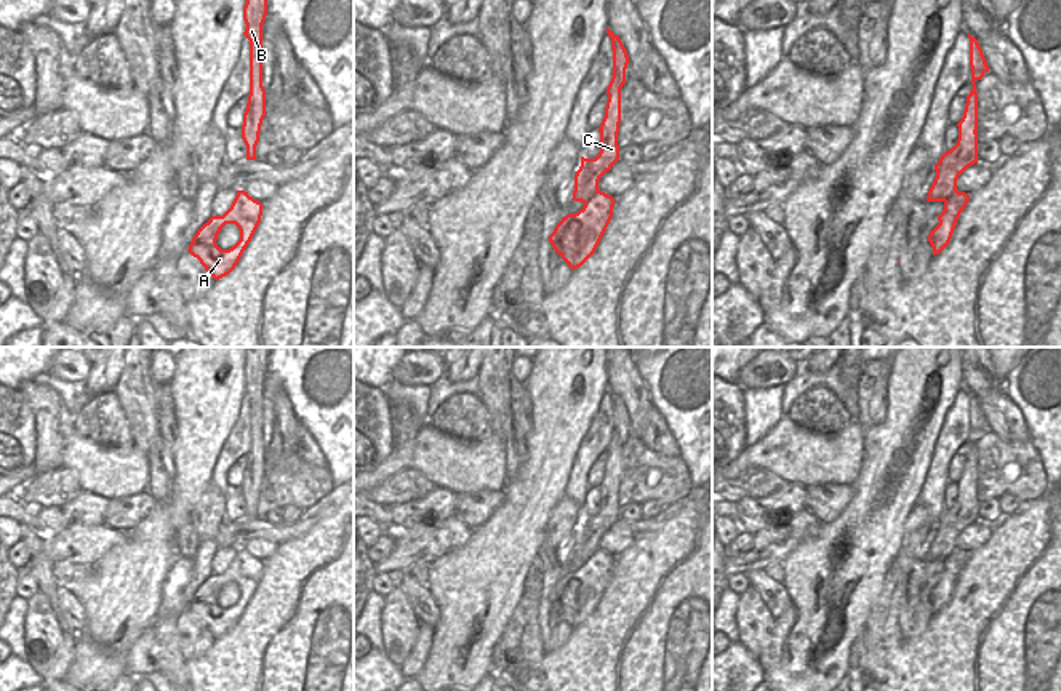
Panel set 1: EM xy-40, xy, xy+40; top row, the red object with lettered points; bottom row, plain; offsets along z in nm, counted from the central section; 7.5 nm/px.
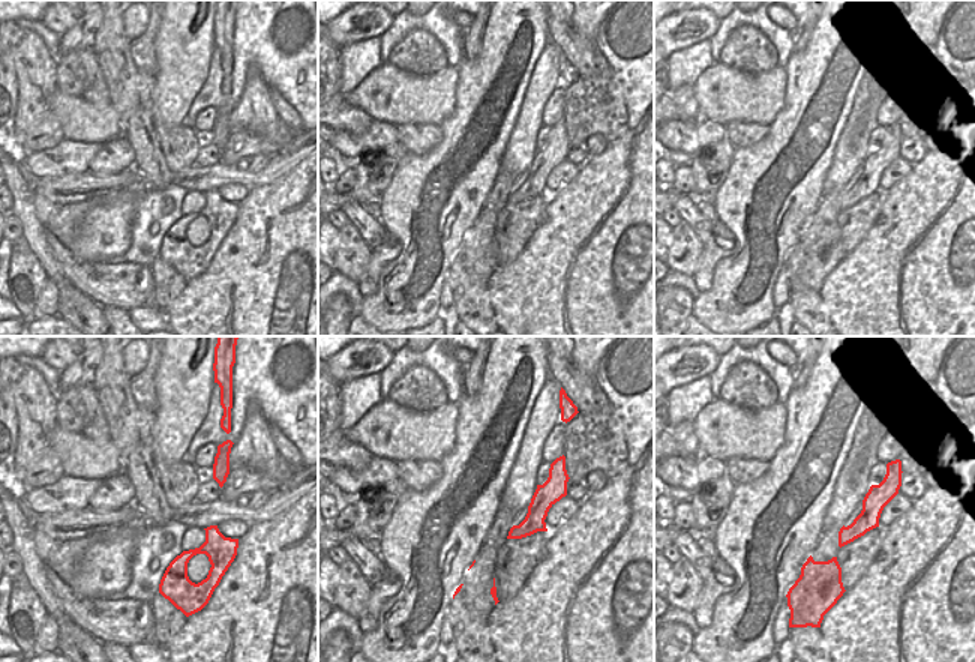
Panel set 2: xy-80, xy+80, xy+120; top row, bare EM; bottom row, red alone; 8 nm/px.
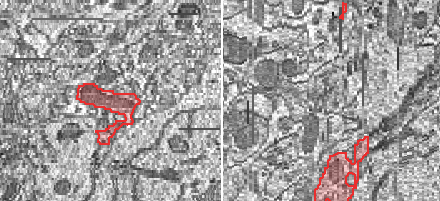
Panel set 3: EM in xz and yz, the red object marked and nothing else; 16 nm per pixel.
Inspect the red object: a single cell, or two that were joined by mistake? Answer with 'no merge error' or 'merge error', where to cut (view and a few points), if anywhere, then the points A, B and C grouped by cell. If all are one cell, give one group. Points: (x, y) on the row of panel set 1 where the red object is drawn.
merge error; cut xy (599, 191), (584, 203); groups A / B C

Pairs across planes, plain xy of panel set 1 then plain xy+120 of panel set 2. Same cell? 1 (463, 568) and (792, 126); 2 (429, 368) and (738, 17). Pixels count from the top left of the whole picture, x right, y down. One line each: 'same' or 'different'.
1: same
2: different

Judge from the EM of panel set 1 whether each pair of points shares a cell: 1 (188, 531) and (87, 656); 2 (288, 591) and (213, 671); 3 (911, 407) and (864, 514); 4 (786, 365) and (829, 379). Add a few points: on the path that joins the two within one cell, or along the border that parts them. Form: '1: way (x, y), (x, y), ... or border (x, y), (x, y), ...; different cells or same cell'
1: border (191, 522), (176, 531), (173, 539), (175, 555); different cells
2: way (274, 611), (234, 651); same cell
3: way (908, 434), (892, 453), (882, 487); same cell
4: border (799, 363), (794, 375), (783, 384); different cells

